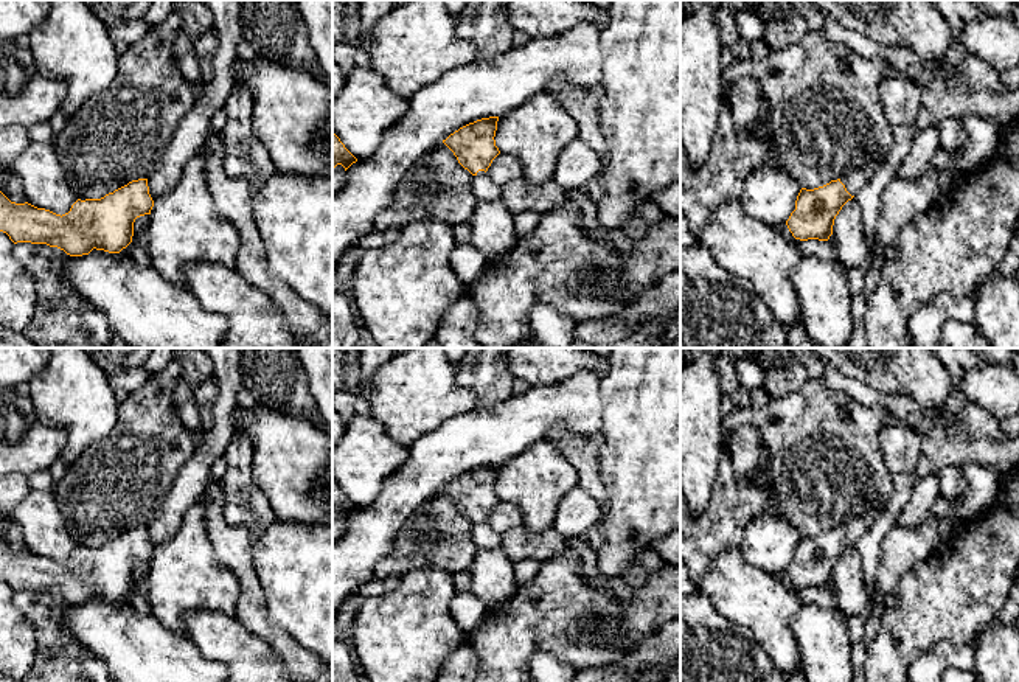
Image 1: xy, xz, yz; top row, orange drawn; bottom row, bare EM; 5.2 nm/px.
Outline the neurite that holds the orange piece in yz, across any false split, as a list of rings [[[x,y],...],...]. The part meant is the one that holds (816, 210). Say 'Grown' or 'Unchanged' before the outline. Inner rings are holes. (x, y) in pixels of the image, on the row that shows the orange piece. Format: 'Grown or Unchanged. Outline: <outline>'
Grown. Outline: [[[873,158],[865,168],[831,180],[823,186],[802,188],[795,200],[795,210],[786,221],[792,236],[800,241],[828,241],[833,235],[834,219],[842,207],[854,197],[857,190],[873,177],[881,165],[879,158]]]

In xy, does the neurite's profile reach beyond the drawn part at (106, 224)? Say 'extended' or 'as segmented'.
as segmented

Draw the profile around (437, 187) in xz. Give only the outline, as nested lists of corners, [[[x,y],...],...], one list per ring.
[[[438,143],[405,172],[390,207],[376,216],[374,230],[385,231],[419,219],[454,227],[471,222],[478,204],[472,177],[452,151]]]

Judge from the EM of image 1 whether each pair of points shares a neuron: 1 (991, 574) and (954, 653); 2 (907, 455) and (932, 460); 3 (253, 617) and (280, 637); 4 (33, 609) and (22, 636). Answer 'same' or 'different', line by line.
1: different
2: different
3: same
4: different

